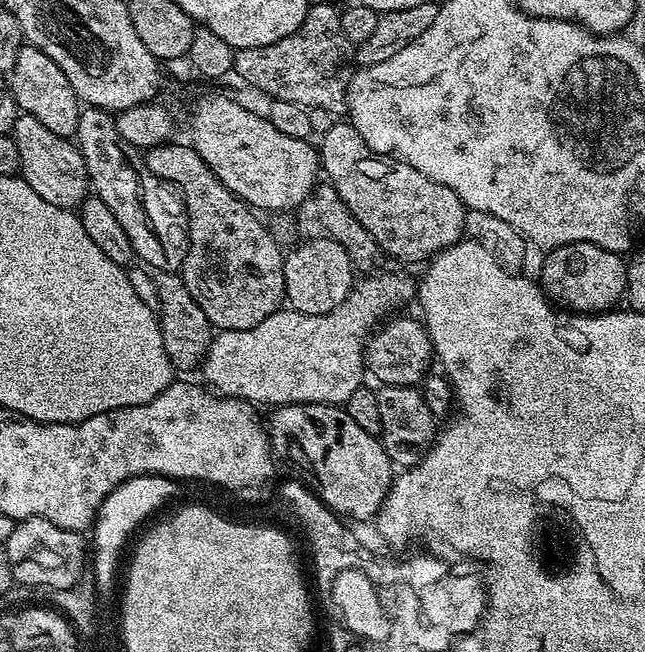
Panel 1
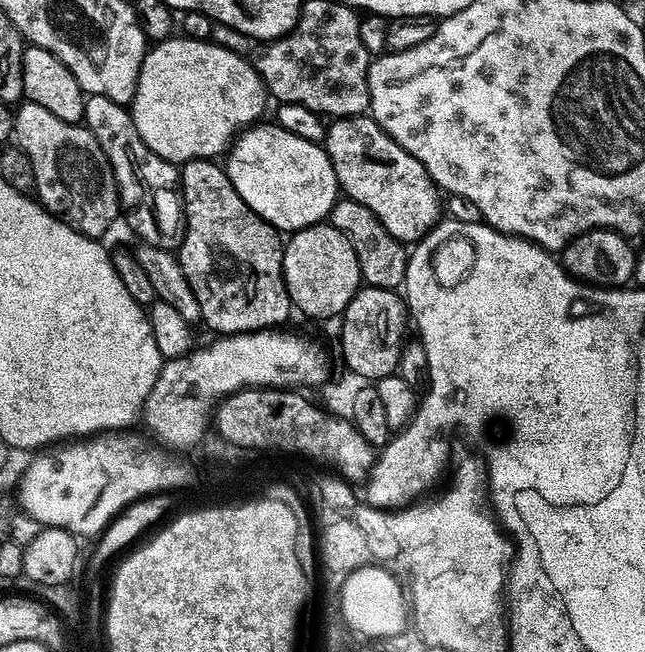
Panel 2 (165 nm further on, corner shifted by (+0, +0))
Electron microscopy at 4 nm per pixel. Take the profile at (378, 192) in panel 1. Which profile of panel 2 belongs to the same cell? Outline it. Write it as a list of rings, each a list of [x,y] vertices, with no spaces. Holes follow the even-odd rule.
[[[371,115],[333,119],[327,125],[322,147],[334,166],[341,193],[349,200],[362,202],[405,246],[415,245],[441,219],[442,196],[422,162],[402,150]]]

